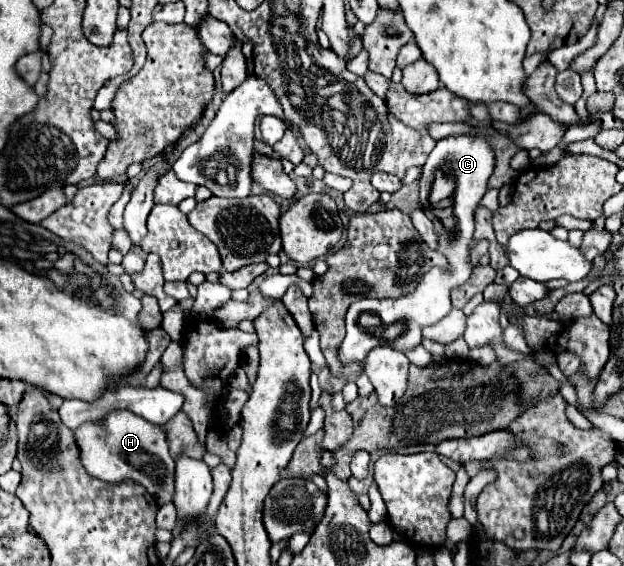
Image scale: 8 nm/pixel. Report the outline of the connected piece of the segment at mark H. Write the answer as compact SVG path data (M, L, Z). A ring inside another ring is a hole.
M113 409L113 413L101 417L99 421L79 425L75 429L75 443L79 447L81 463L89 475L107 483L133 479L155 495L159 503L171 501L175 461L169 455L167 437L161 427L137 417L135 413L129 413L129 409Z

